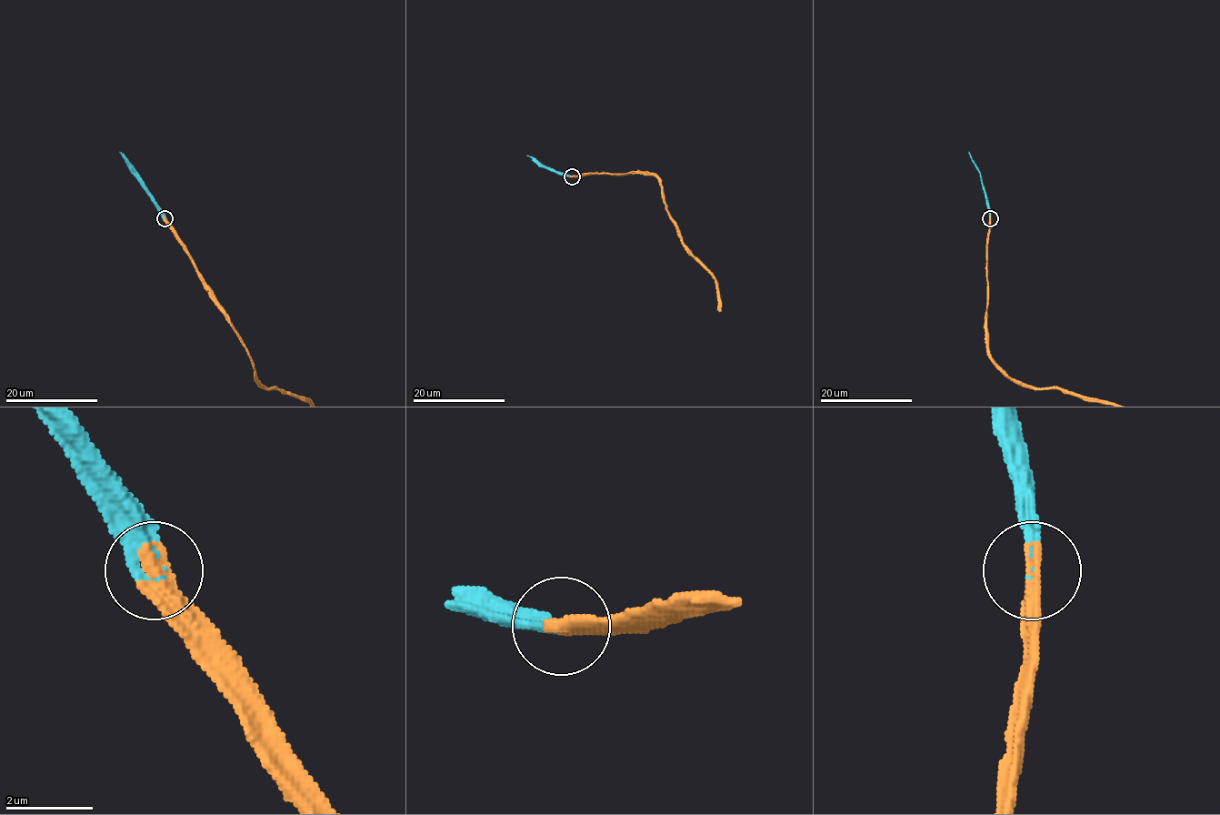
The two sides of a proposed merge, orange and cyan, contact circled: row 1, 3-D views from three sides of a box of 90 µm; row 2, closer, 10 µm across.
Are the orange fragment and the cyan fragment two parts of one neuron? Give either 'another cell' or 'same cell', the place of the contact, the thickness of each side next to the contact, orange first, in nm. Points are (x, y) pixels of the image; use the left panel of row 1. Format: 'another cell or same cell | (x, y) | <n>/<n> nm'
same cell | (164, 218) | 480/260 nm

